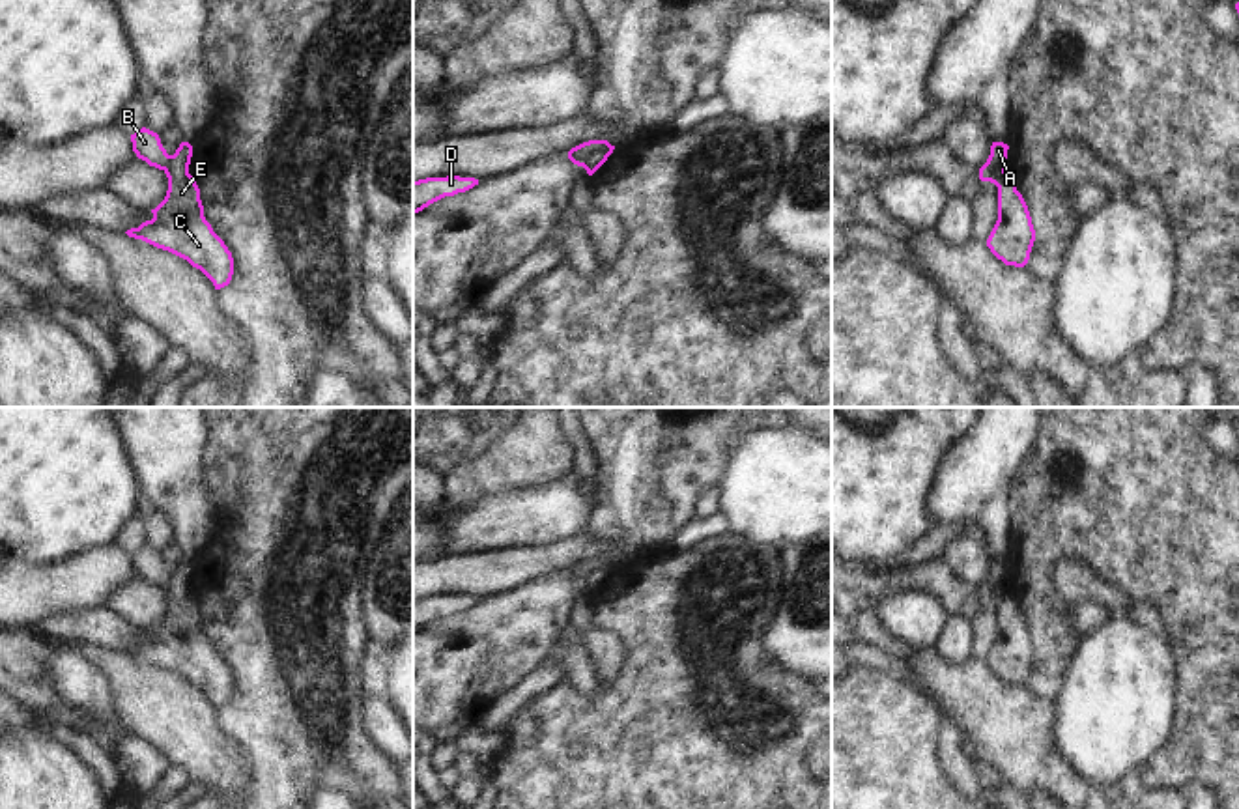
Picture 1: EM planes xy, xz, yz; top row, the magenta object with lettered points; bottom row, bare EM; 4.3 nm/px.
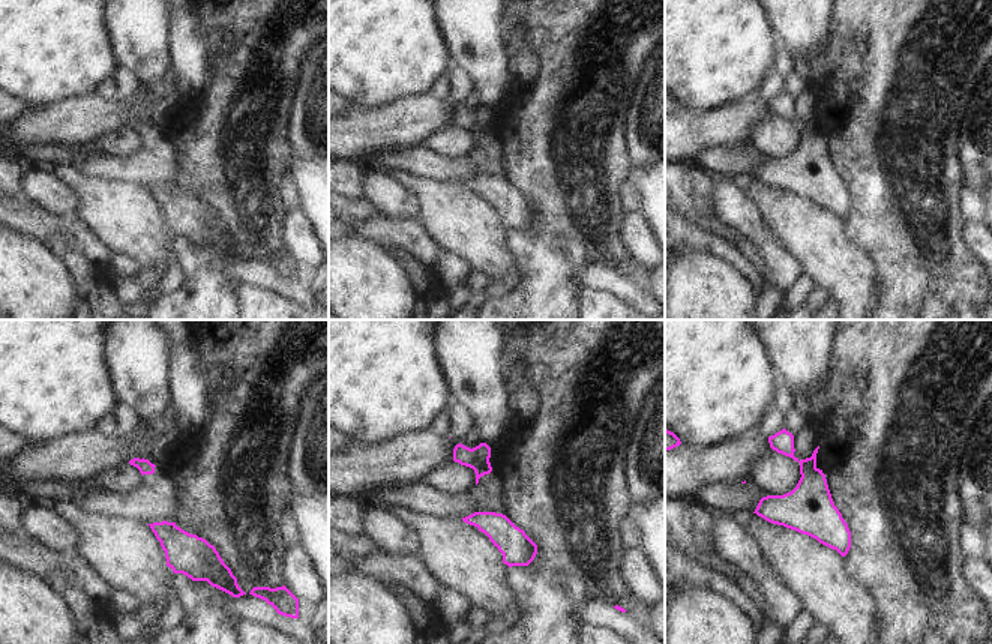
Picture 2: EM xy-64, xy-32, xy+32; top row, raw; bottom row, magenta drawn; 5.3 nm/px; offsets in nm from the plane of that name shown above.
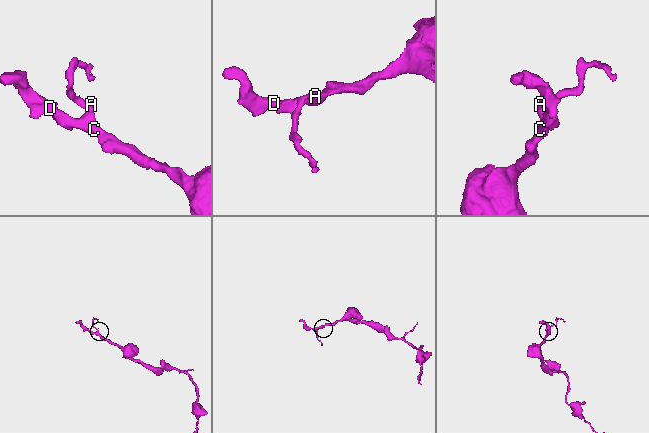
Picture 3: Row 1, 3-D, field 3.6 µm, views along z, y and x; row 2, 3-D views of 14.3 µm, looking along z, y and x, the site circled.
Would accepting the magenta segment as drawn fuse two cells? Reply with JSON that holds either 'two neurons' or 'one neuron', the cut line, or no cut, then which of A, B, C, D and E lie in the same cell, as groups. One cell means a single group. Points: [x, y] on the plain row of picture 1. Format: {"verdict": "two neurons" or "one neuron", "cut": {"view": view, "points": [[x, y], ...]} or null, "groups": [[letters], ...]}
{"verdict": "two neurons", "cut": {"view": "xy", "points": [[163, 587], [176, 578], [182, 589], [189, 593]]}, "groups": [["A", "B"], ["C", "D", "E"]]}

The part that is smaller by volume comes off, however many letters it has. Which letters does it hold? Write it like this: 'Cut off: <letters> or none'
Cut off: A, B.

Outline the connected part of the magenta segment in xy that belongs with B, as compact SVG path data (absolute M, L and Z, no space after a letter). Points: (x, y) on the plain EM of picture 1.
M146 546L131 553L131 561L136 575L146 579L150 585L164 589L174 577L178 577L183 583L183 592L189 594L189 583L192 575L192 564L189 561L181 561L176 572L168 574L159 553Z

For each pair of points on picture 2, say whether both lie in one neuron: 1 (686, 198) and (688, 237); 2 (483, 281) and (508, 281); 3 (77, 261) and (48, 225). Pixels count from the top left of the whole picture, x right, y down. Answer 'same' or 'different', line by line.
1: different
2: different
3: different

